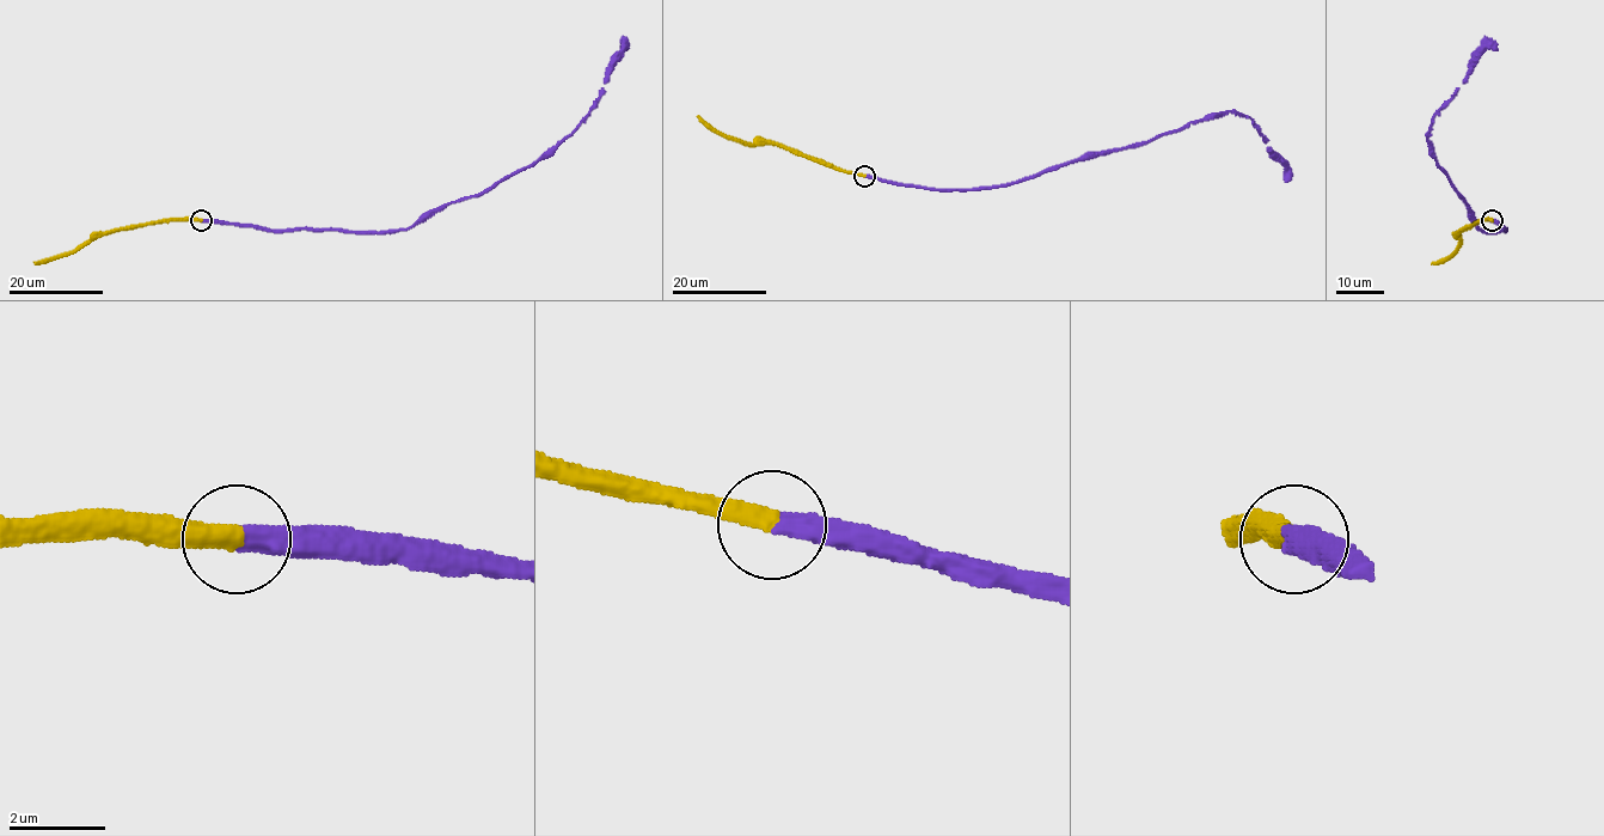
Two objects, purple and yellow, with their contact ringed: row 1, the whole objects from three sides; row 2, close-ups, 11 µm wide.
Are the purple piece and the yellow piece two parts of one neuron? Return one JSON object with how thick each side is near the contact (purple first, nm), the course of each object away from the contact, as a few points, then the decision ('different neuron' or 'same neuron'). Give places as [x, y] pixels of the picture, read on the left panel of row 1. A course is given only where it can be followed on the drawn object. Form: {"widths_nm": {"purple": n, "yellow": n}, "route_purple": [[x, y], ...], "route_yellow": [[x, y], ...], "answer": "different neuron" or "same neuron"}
{"widths_nm": {"purple": 480, "yellow": 440}, "route_purple": [[201, 220], [269, 230], [392, 232], [414, 226], [533, 166], [565, 139], [622, 50]], "route_yellow": [[201, 220], [170, 219], [96, 233], [72, 251], [35, 264]], "answer": "same neuron"}

